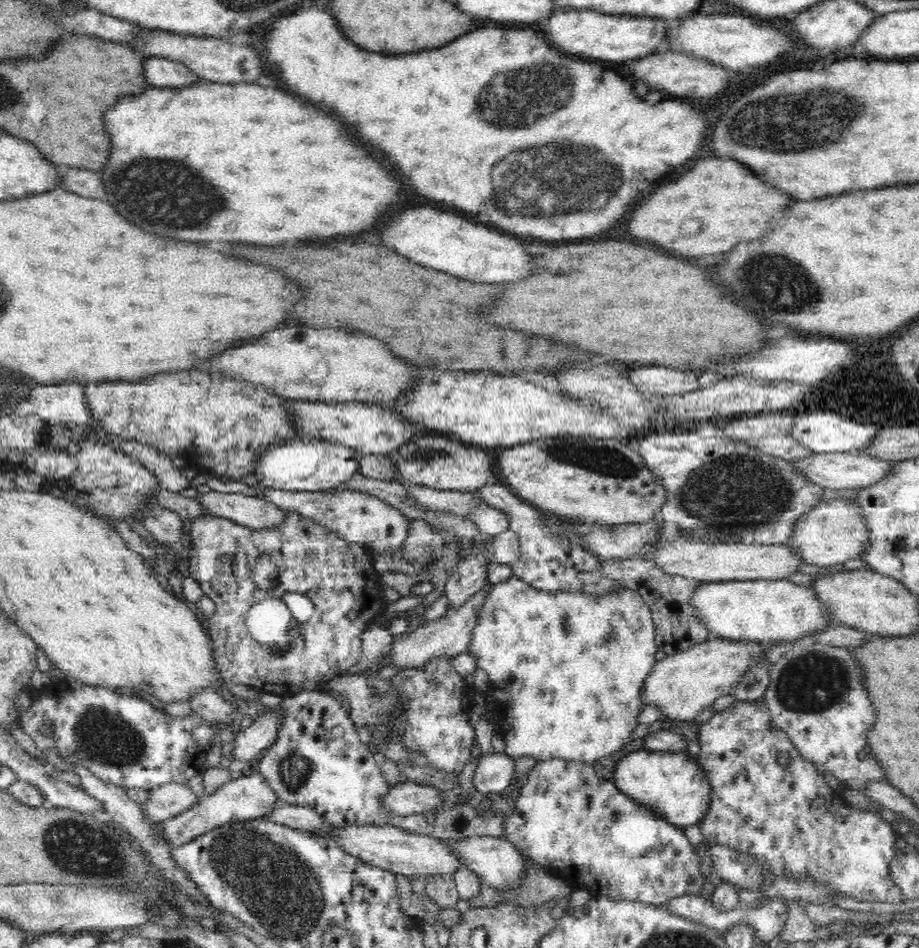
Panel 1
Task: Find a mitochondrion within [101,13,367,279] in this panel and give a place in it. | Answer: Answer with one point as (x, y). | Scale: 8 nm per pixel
(165, 194)

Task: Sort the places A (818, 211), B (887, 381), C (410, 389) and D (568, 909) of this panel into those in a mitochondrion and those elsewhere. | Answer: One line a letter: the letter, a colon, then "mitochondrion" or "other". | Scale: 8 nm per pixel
A: other
B: other
C: other
D: other

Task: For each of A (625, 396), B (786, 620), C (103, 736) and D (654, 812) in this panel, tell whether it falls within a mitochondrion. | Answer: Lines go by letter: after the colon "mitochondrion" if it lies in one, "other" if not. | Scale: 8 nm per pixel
A: other
B: other
C: mitochondrion
D: other

